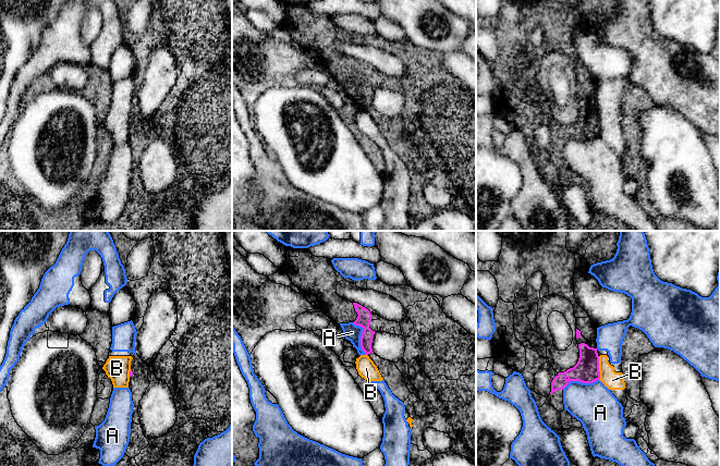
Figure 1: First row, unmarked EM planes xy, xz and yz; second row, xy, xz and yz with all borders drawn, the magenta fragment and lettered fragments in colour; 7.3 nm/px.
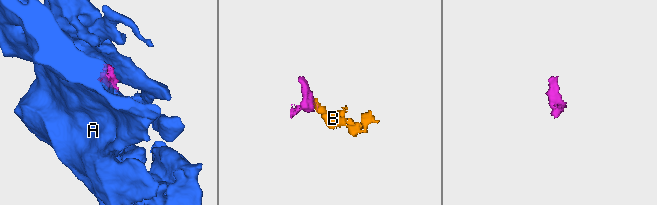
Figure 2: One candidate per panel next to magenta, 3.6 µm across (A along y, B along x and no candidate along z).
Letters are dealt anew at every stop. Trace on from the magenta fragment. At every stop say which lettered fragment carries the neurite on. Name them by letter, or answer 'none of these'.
none of these

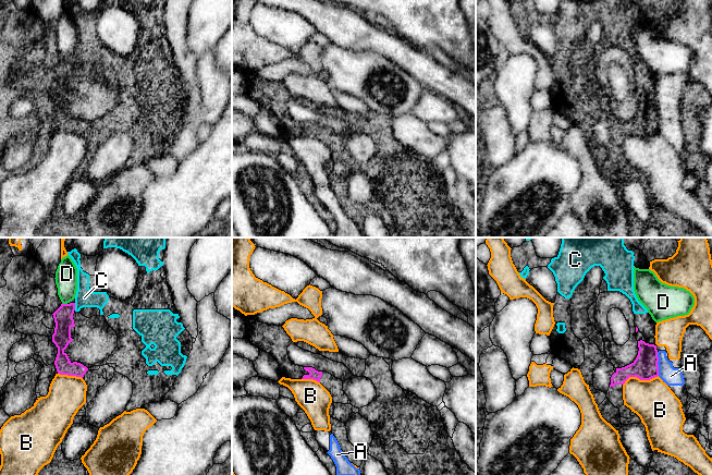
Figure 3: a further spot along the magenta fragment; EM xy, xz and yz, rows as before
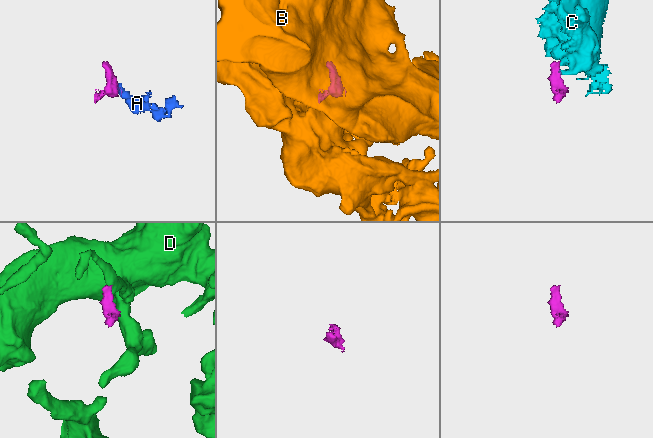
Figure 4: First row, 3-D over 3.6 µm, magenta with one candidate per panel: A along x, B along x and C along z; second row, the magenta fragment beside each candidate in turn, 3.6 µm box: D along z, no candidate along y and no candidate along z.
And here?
C

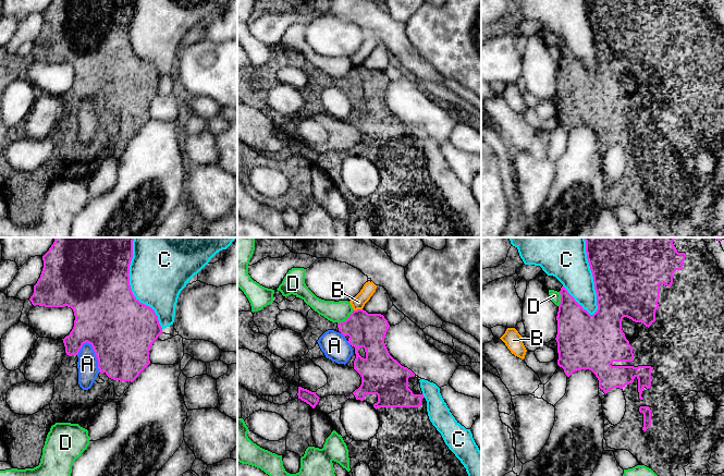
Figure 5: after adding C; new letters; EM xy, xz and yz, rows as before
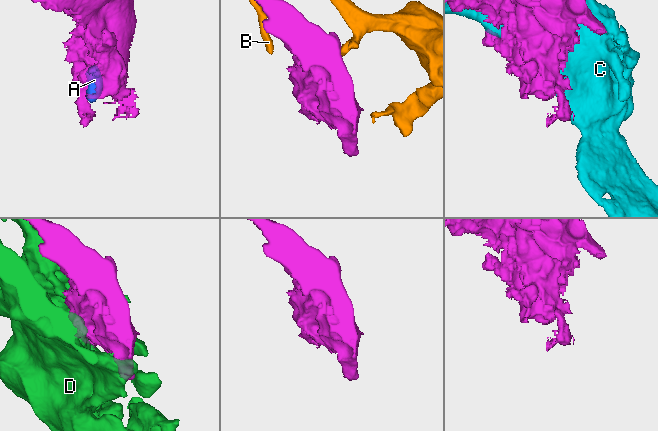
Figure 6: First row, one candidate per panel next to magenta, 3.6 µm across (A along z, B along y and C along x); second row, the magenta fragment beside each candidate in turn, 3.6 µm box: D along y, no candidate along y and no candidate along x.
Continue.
A

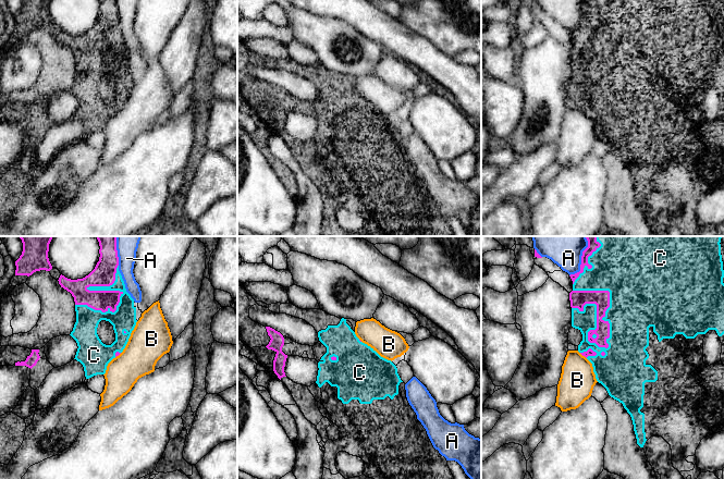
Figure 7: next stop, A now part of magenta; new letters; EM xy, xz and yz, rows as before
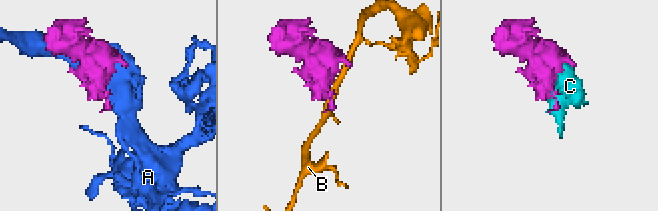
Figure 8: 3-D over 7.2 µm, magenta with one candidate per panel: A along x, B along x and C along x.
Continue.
C

